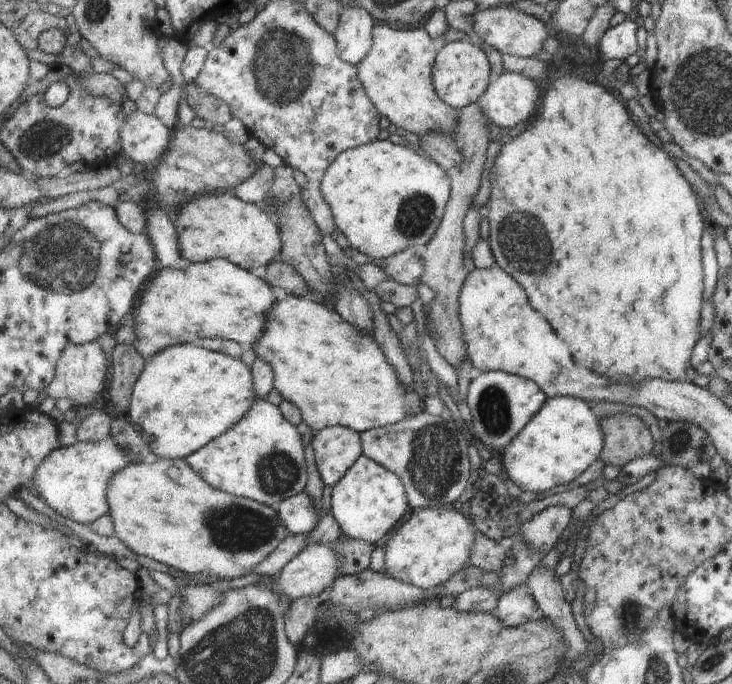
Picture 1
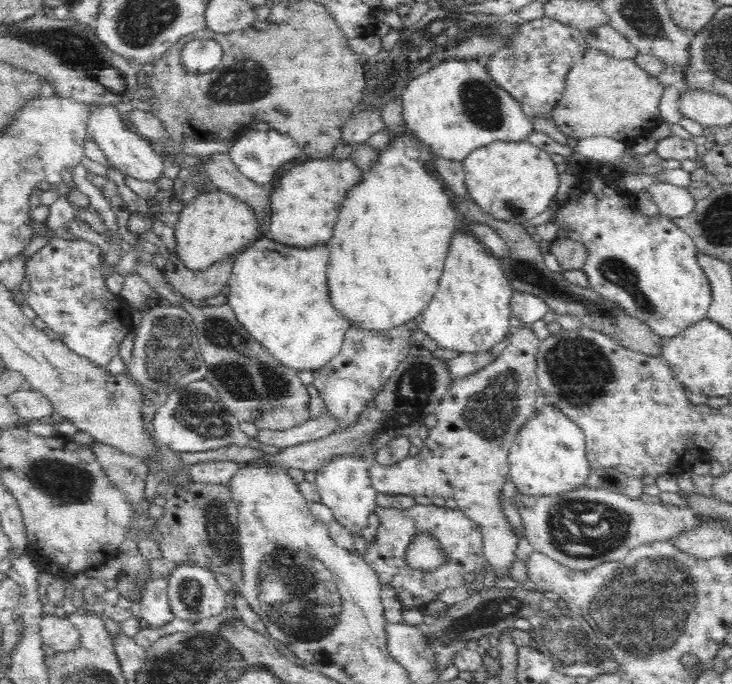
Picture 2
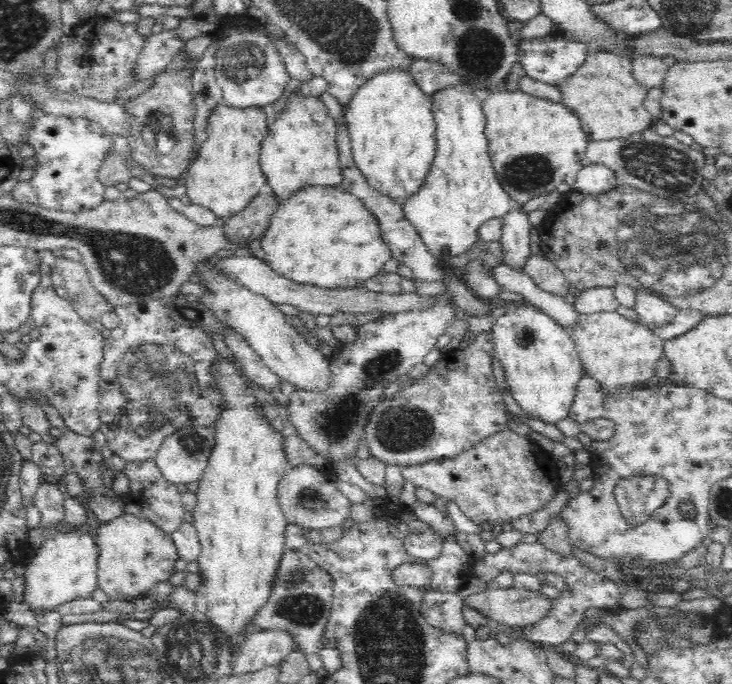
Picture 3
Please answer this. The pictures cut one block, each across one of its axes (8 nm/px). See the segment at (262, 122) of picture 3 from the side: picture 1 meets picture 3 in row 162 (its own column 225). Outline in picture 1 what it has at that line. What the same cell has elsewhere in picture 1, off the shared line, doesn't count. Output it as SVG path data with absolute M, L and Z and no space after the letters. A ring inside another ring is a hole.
M234 191L196 197L179 209L175 219L182 254L191 263L226 259L250 270L282 259L283 235L278 222L262 205L242 200Z

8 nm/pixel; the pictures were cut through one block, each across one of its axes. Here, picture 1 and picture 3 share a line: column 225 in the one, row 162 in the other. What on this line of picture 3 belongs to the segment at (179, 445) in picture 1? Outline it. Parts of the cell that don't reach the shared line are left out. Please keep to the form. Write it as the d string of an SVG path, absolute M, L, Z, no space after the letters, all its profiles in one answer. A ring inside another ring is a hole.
M384 72L358 88L346 112L350 150L353 163L374 193L404 206L422 191L438 146L433 114L432 97L412 82L408 72Z

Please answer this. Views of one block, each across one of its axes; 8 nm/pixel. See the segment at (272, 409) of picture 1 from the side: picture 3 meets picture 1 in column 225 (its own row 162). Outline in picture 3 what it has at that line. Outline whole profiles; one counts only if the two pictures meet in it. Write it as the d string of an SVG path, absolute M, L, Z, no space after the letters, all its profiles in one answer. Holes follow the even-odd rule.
M459 87L440 90L432 96L438 141L434 166L422 191L403 206L403 214L417 230L444 278L460 279L463 270L454 268L448 258L462 258L478 250L484 224L491 219L504 219L512 210L488 156L481 104L475 93Z

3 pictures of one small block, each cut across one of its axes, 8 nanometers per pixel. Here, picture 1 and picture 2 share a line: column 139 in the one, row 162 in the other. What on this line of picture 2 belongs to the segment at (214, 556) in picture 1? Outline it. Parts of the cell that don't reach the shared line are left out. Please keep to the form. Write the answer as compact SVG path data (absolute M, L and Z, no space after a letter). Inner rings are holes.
M530 141L495 142L478 148L463 160L465 190L490 215L522 224L549 208L557 195L558 173L550 154Z

